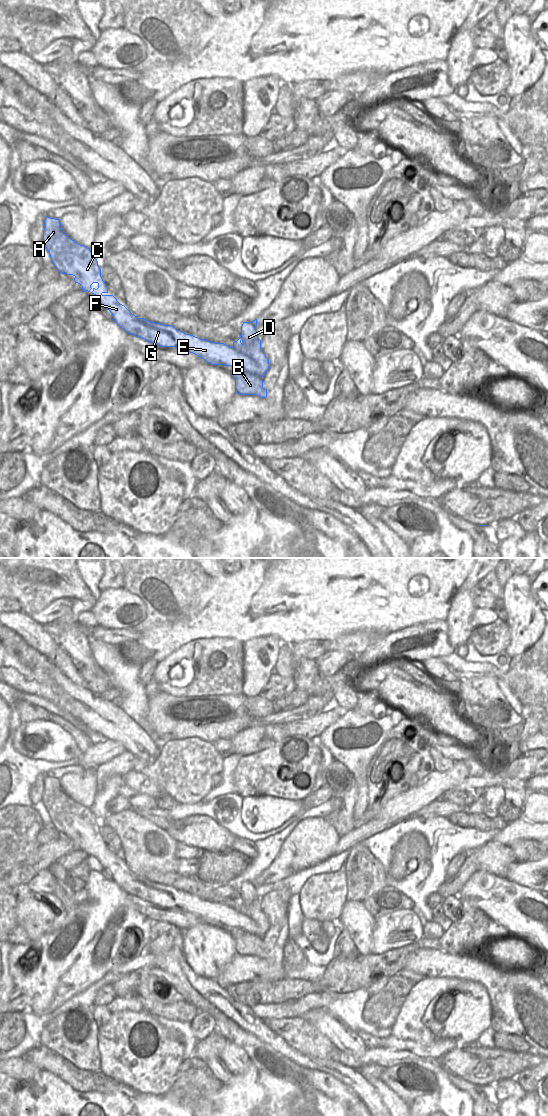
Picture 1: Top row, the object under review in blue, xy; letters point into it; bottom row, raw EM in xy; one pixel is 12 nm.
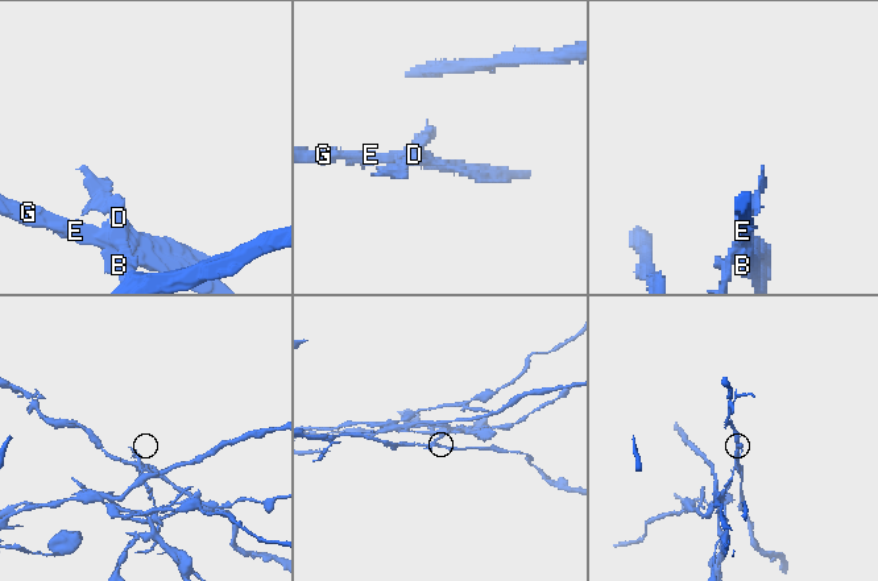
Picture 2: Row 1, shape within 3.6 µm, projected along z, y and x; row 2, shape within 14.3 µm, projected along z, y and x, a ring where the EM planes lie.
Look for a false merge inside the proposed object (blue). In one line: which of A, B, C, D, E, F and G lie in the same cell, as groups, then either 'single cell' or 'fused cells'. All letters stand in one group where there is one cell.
A C E F G / B D | fused cells

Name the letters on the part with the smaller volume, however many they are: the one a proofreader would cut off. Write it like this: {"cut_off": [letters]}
{"cut_off": ["A", "C", "E", "F", "G"]}

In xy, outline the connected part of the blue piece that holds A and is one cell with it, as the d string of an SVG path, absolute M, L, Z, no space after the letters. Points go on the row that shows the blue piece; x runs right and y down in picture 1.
M46 216L43 224L43 244L53 265L61 274L73 275L75 284L80 284L82 291L96 295L101 305L112 314L112 320L128 334L156 346L188 351L211 365L231 366L263 377L258 365L251 358L224 343L200 339L177 330L172 325L150 322L132 314L113 295L107 294L108 287L101 277L98 261L90 249L72 240L64 232L59 219Z

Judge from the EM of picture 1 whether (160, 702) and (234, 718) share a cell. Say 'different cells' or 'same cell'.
same cell

